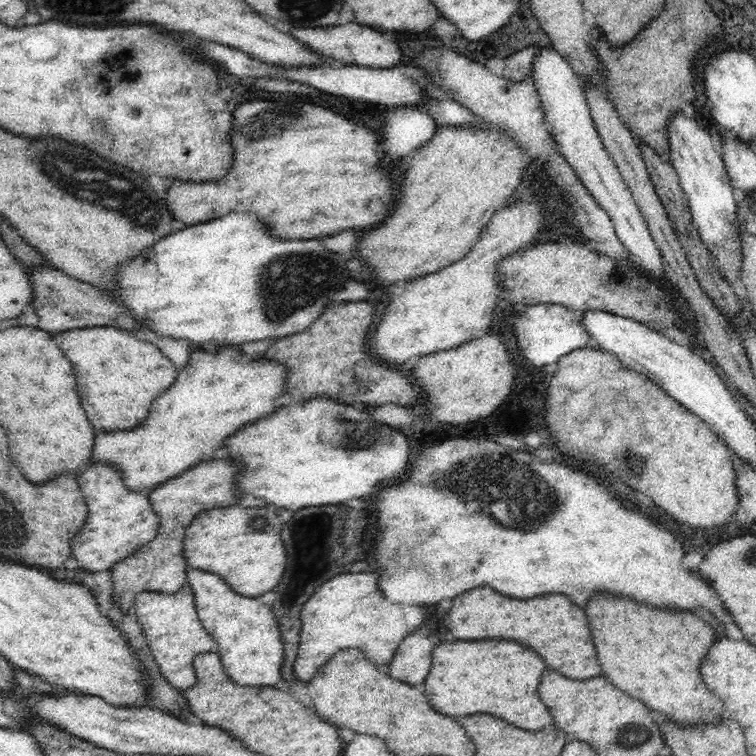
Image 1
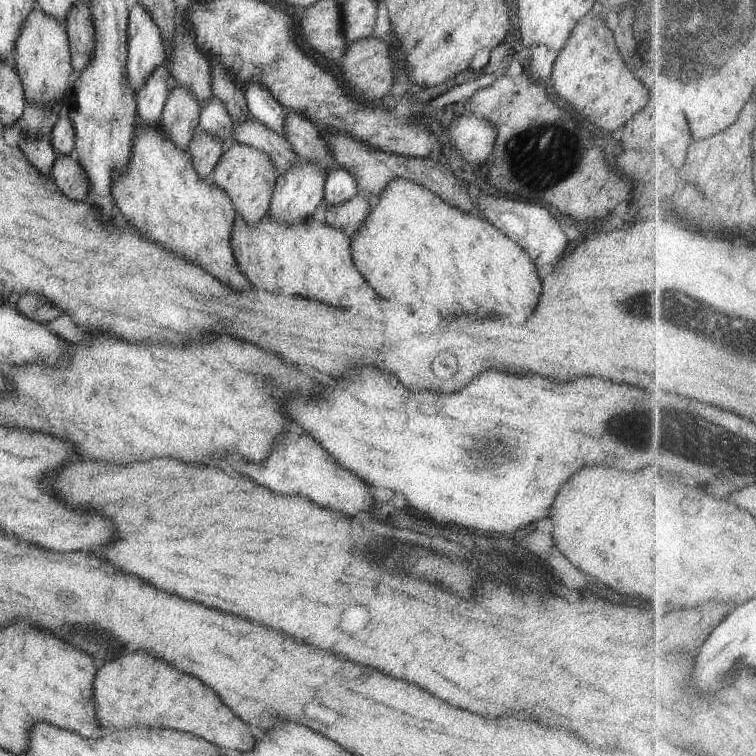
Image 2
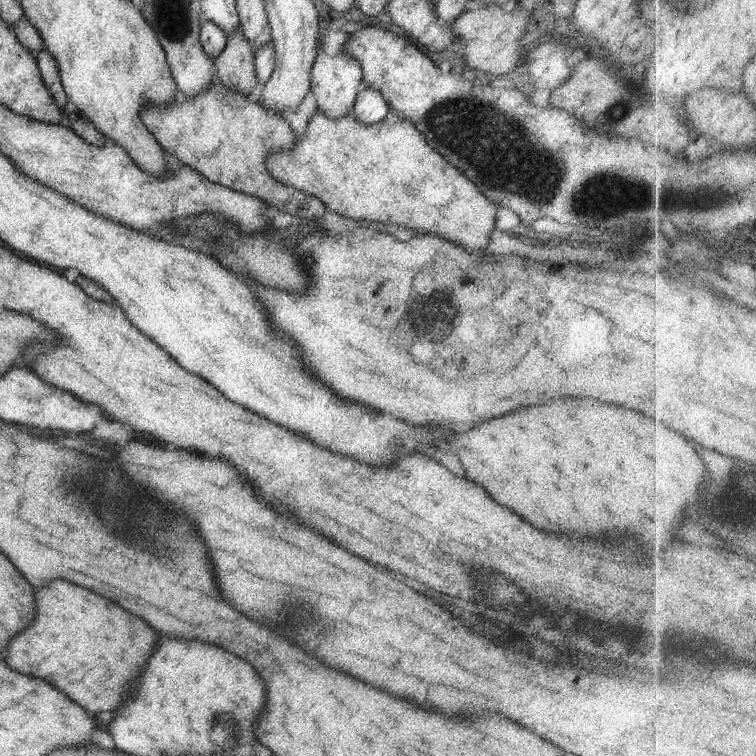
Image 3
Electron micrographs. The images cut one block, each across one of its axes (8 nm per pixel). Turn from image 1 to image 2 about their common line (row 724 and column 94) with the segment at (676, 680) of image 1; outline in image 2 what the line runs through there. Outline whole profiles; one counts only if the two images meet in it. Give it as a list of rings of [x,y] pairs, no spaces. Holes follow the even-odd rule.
[[[134,652],[108,662],[98,670],[93,682],[95,715],[104,728],[174,729],[202,737],[219,749],[245,753],[254,748],[257,740],[248,724],[236,716],[208,686],[194,676],[174,670],[170,664],[156,660],[154,656],[146,656],[146,652]]]

